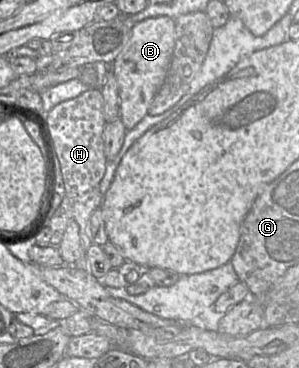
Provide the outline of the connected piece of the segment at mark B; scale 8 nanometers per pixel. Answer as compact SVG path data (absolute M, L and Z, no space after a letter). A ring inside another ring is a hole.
M169 16L147 18L131 27L130 38L115 61L108 65L119 91L119 117L127 131L147 114L154 96L167 76L175 47L175 19Z

